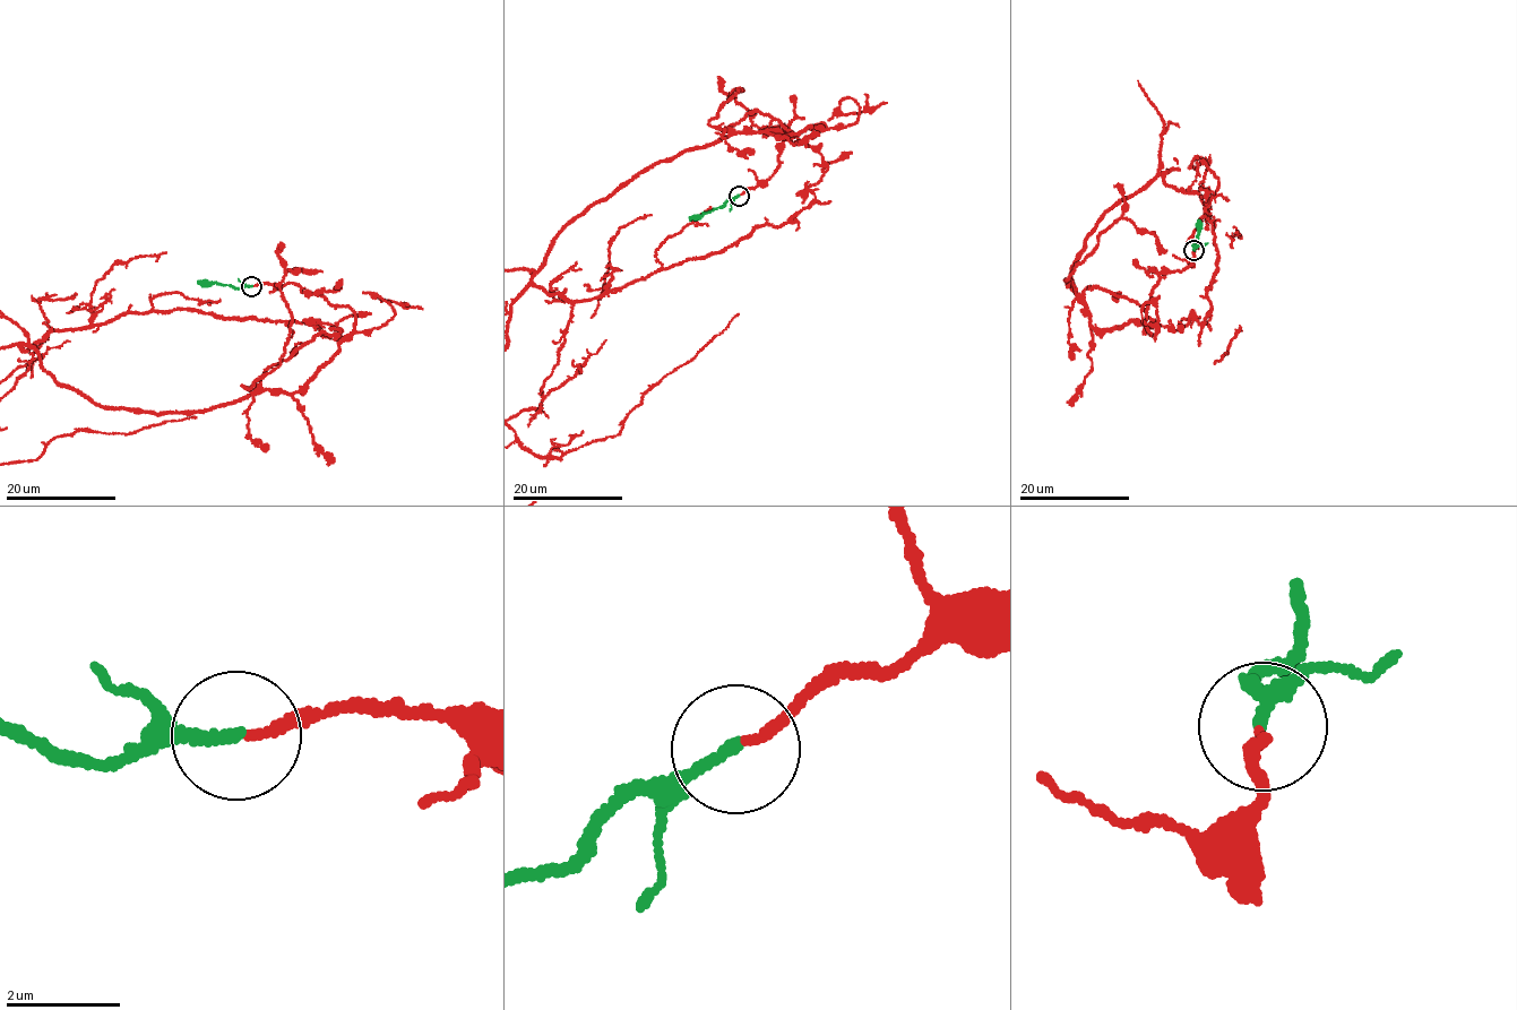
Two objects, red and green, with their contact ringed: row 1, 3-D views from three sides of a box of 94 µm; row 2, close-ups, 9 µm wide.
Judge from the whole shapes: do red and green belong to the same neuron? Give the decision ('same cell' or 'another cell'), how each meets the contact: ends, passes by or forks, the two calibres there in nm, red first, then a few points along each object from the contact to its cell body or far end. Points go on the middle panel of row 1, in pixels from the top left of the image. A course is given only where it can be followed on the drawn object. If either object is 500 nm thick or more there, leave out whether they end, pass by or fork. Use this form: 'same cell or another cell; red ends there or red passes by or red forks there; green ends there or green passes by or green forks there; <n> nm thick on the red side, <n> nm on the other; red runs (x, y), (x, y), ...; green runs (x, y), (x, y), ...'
same cell; red ends there; green ends there; 170 nm thick on the red side, 200 nm on the other; red runs (739, 195), (787, 138), (826, 128), (658, 161), (535, 272); green runs (739, 196), (689, 219)

